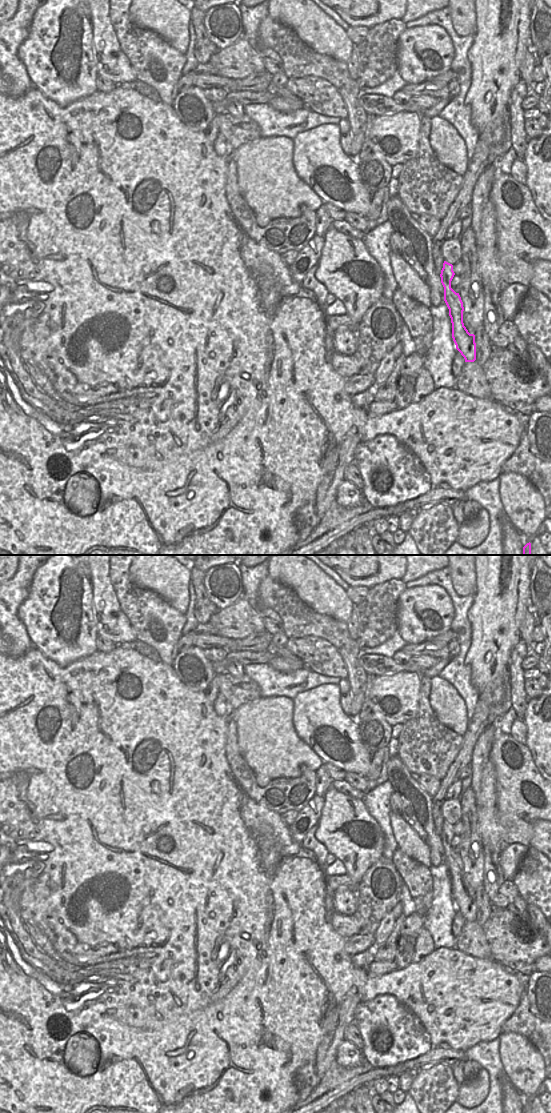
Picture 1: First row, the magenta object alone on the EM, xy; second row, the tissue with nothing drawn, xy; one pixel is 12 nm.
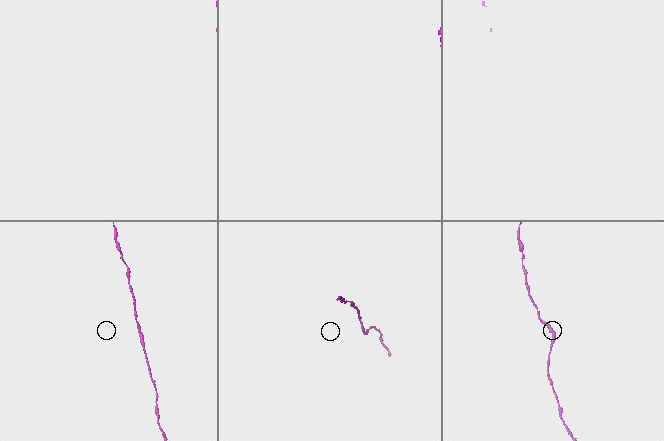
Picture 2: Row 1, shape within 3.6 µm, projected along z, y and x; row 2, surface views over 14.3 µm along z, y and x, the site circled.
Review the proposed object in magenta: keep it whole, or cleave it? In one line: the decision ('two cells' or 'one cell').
one cell

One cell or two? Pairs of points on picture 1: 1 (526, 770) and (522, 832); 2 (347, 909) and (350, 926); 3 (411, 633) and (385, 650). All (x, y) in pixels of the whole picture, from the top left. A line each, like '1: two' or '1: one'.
1: one
2: two
3: two

